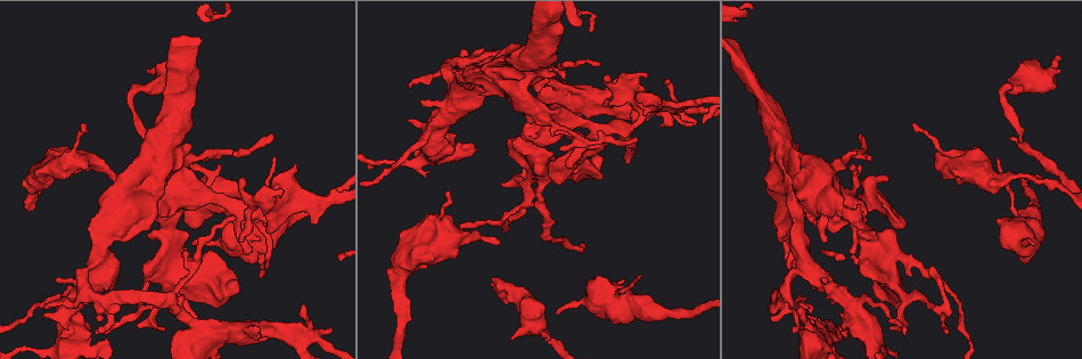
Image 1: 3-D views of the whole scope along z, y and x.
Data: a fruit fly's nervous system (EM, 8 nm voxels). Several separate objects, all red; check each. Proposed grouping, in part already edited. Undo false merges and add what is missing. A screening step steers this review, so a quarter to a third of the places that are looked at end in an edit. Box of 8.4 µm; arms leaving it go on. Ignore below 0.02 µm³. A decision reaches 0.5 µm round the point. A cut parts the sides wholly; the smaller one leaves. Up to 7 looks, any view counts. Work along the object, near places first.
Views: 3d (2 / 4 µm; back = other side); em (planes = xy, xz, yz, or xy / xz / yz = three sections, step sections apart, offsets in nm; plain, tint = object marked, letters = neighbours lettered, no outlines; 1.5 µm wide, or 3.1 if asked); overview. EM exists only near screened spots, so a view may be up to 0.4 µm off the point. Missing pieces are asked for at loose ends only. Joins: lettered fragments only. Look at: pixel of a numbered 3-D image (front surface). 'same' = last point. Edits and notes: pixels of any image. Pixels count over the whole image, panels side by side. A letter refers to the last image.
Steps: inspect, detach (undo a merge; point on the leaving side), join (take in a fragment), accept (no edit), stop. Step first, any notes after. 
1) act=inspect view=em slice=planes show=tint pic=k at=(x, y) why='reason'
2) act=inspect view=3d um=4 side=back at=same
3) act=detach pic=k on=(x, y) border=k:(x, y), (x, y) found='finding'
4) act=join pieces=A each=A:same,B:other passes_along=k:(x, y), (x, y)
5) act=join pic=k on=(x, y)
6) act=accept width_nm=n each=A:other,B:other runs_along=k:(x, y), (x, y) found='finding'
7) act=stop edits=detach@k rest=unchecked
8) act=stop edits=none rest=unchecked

act=inspect view=em slice=planes show=letters pic=1 at=(879, 251)

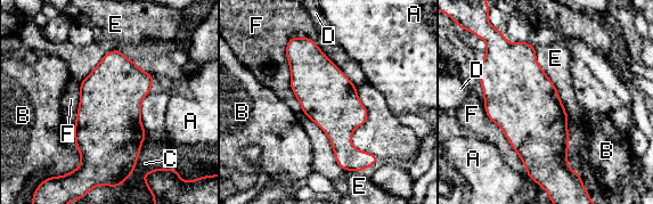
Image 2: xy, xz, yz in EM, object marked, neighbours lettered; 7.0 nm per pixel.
act=accept width_nm=400 longest_contact=E:600nm each=A:other,B:other,C:other,D:other,E:other,F:other found='one cell here'

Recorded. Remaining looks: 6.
act=inspect view=3d um=4 pic=1 at=(555, 312)

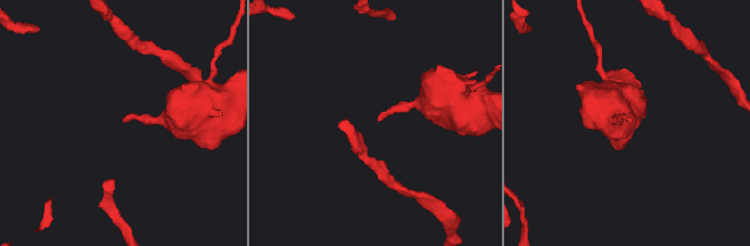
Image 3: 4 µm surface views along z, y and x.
act=inspect view=em slice=xy step=8 show=tint pic=3 at=(124, 120)

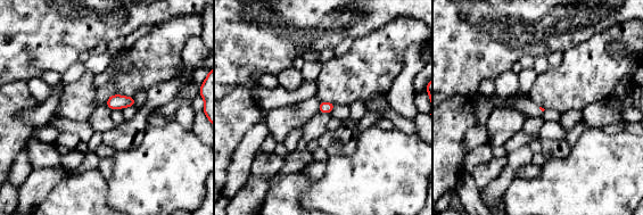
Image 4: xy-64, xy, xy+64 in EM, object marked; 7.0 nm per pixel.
act=inspect view=em slice=planes show=letters at=same

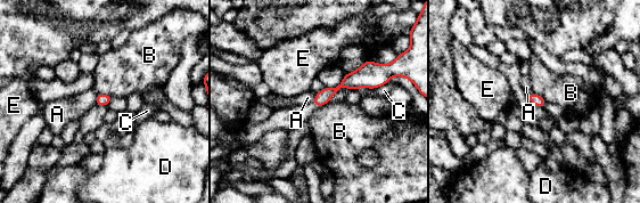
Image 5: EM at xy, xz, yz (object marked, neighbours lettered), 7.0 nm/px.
act=accept longest_contact=C:140nm each=A:other,B:other,C:other,D:other,E:other border=5:(98, 92), (105, 92), (113, 97) found='none of them fits'

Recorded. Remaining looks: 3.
act=inspect view=3d um=4 pic=1 at=(162, 101) why='stops while still wide'

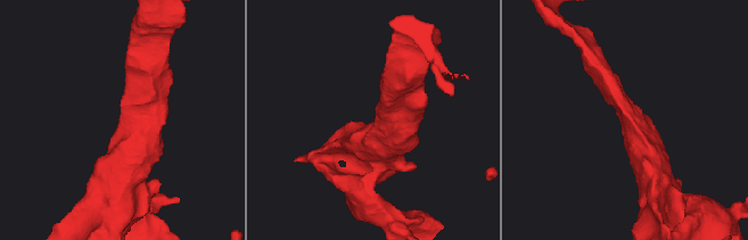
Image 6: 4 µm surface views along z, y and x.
act=inspect view=em slice=xy step=8 show=tint pic=6 at=(630, 118)

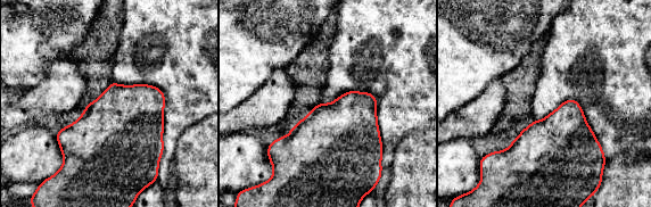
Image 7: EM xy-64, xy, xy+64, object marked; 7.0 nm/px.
act=inspect view=em slice=xz step=4 show=letters at=same why='cut it another way'

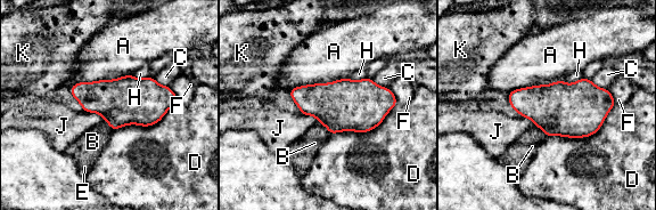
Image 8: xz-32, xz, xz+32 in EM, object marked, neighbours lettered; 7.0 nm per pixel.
act=accept width_nm=340 each=A:other,B:other,C:other,D:other,E:other,F:other,H:other,J:other,K:other found='no lettered fragment goes on from it'

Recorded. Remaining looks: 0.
act=stop edits=none rest=unchecked

